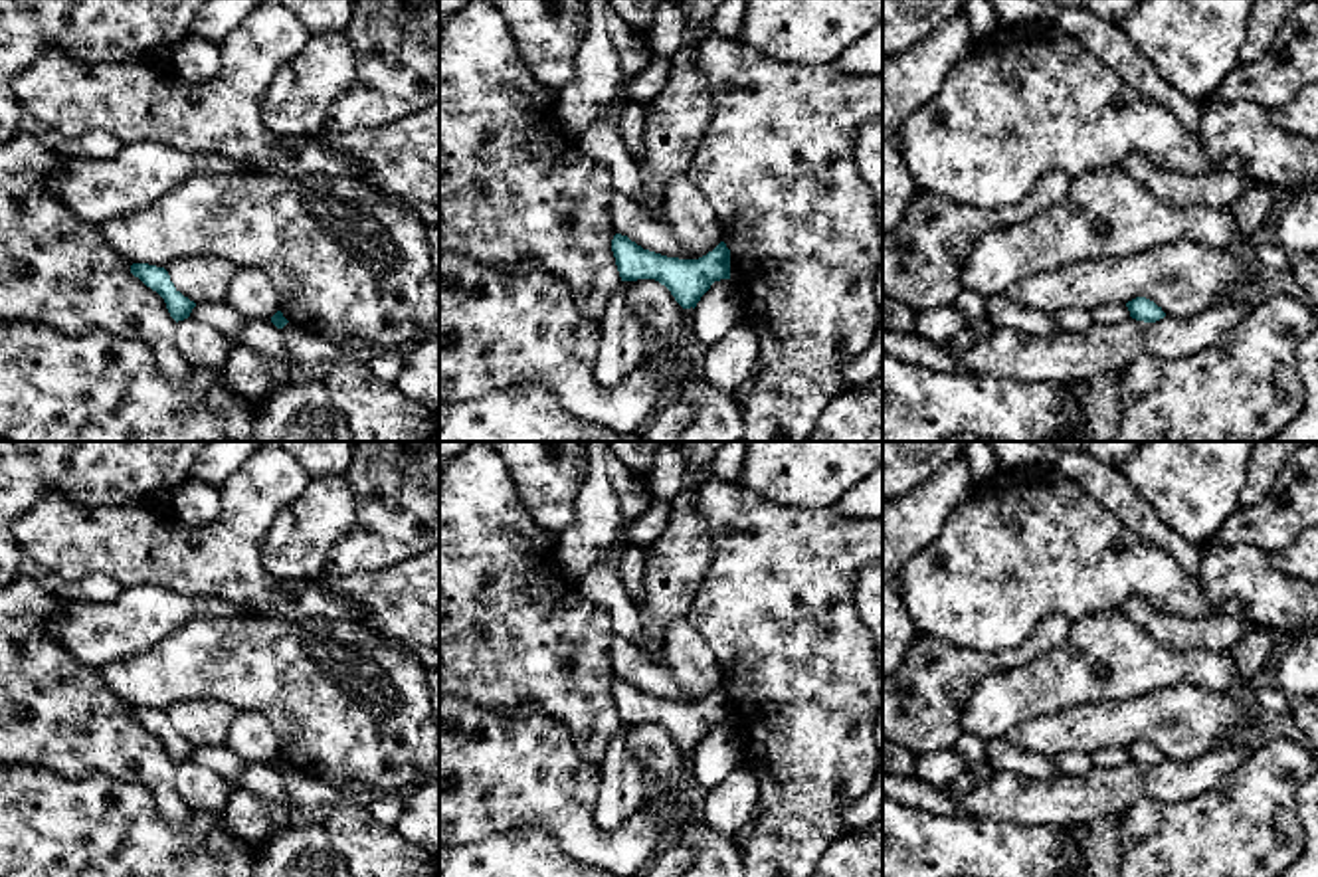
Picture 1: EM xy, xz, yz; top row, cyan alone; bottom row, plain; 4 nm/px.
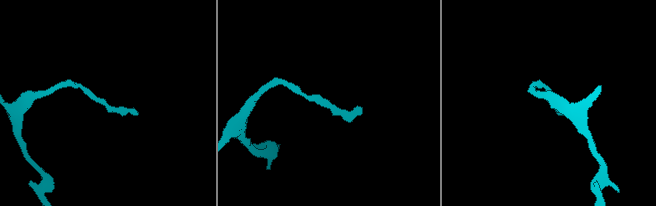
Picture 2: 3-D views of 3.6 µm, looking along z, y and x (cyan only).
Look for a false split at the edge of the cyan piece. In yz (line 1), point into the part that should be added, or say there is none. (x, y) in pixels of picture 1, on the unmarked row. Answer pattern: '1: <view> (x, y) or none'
1: none

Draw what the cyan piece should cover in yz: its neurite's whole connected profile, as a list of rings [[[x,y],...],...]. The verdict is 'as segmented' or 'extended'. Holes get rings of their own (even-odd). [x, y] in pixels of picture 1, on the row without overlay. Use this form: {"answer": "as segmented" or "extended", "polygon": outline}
{"answer": "as segmented", "polygon": [[[1136,740],[1126,746],[1130,760],[1144,766],[1156,766],[1166,760],[1162,750],[1158,750],[1154,744],[1146,740]]]}

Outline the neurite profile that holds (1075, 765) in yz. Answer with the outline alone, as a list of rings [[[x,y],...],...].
[[[1061,752],[1053,754],[1051,760],[1065,776],[1073,778],[1079,778],[1096,766],[1086,752]]]

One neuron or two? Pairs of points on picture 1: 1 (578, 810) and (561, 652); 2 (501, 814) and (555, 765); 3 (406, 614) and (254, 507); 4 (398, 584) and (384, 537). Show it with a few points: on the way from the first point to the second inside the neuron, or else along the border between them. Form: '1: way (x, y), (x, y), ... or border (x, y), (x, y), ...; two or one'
1: border (529, 703), (557, 717), (576, 749), (598, 765); two
2: way (515, 800), (531, 784), (541, 784), (545, 779); one
3: border (319, 577), (337, 596), (355, 600), (365, 618); two
4: border (418, 553), (382, 569), (351, 573), (347, 577); two

